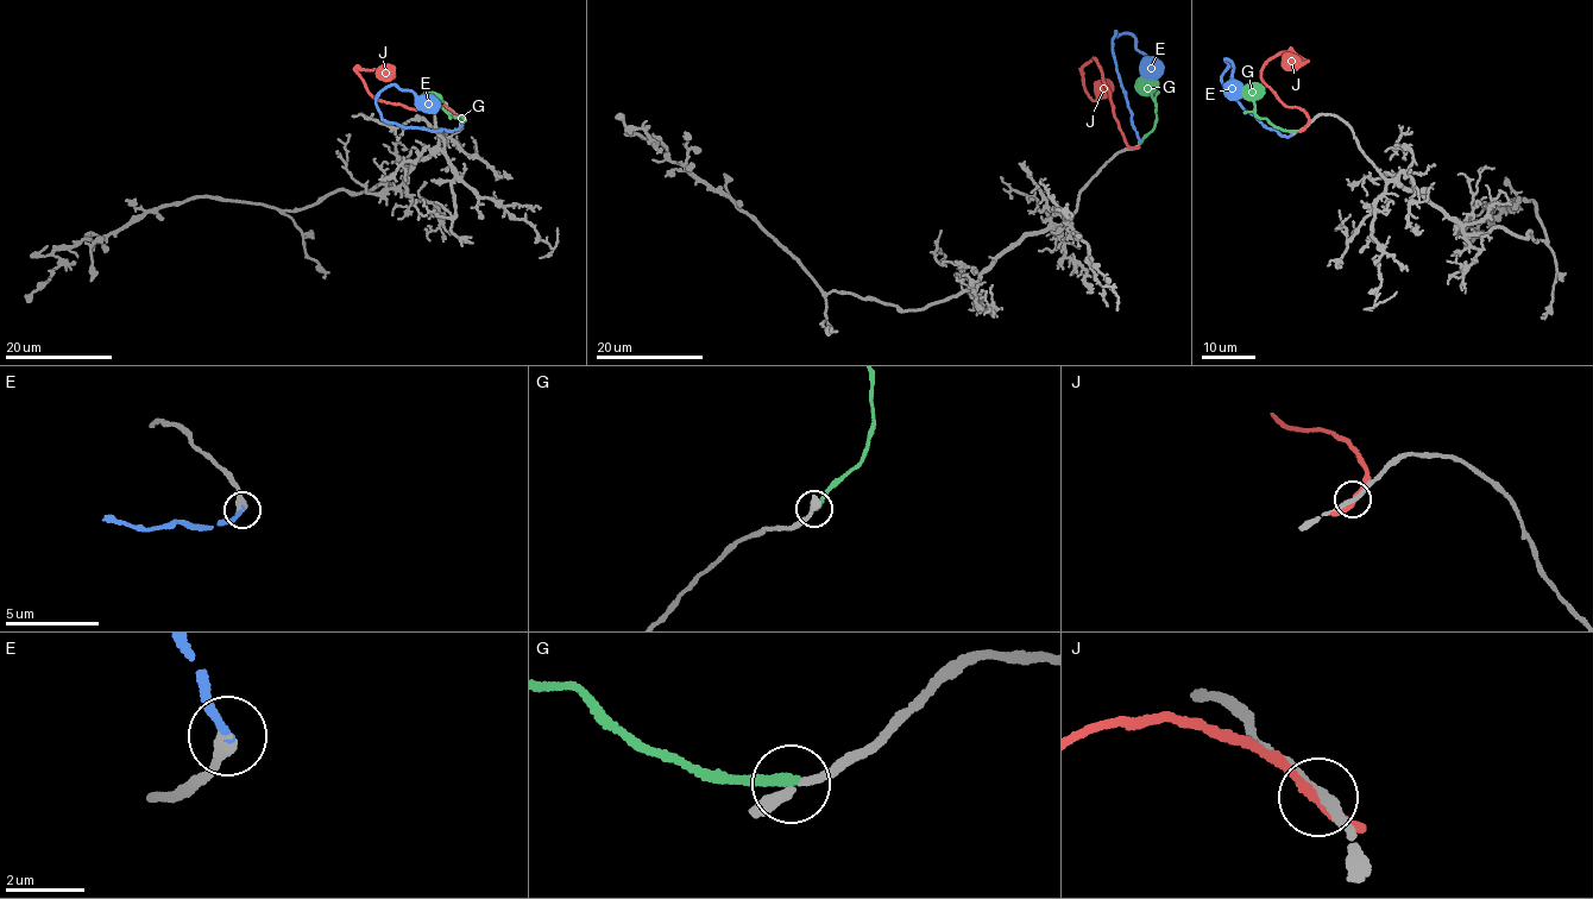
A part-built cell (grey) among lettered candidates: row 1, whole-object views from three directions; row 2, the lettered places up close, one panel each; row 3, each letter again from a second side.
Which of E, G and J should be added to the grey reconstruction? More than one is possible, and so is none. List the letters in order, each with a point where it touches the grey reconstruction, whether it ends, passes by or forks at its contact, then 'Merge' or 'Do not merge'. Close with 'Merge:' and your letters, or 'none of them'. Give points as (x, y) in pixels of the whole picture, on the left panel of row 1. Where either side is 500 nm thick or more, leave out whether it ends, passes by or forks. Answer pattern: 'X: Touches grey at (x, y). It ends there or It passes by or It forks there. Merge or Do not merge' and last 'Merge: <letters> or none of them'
E: Touches grey at (461, 126). It ends there. Merge
G: Touches grey at (460, 120). It ends there. Do not merge
J: Touches grey at (455, 114). It passes by. Do not merge
Merge: E

